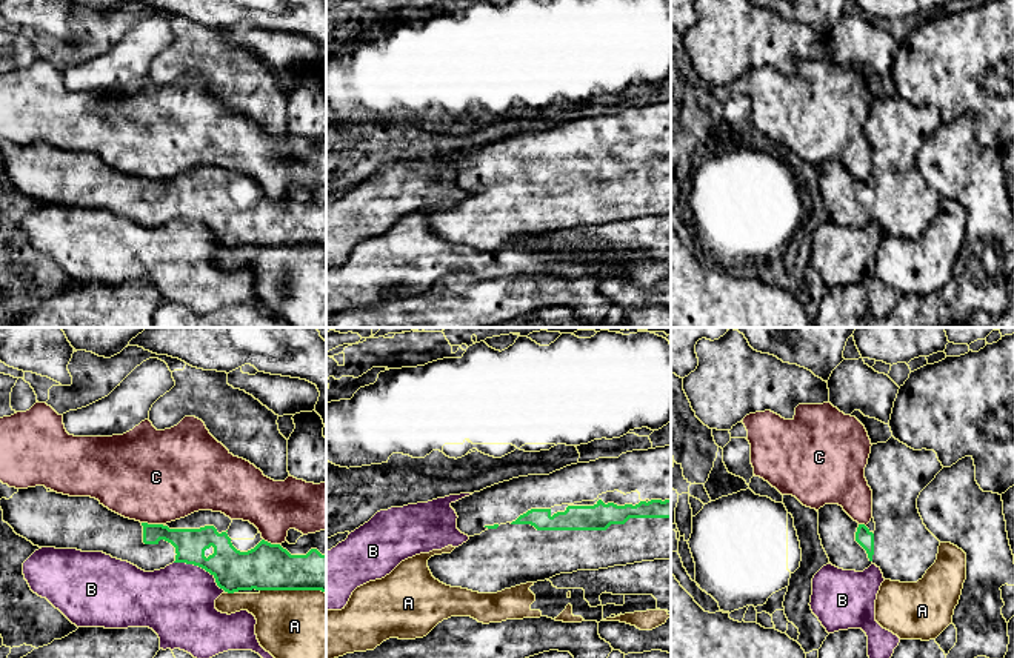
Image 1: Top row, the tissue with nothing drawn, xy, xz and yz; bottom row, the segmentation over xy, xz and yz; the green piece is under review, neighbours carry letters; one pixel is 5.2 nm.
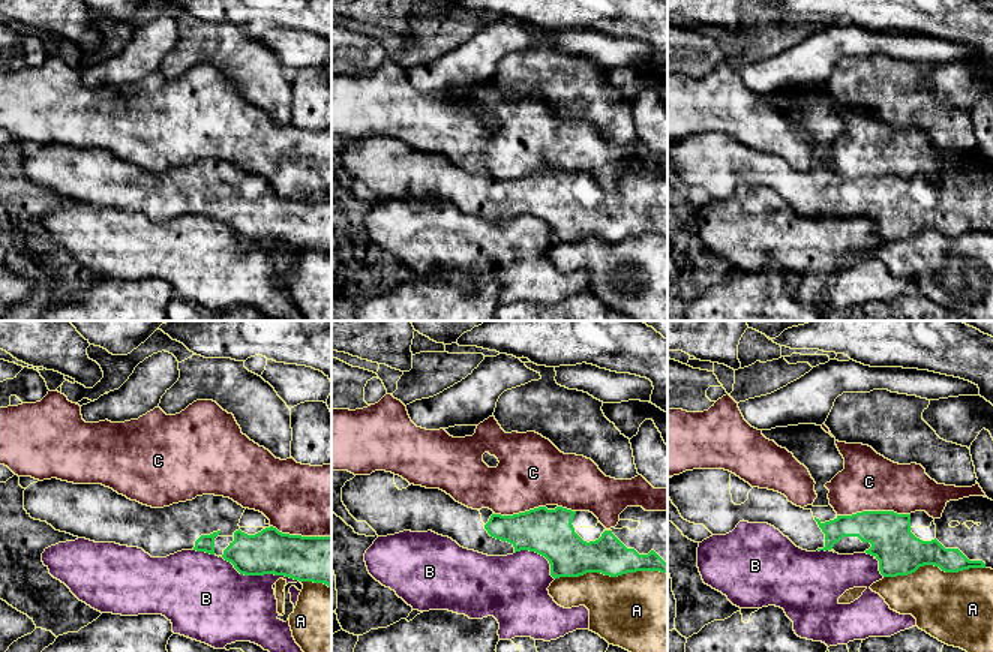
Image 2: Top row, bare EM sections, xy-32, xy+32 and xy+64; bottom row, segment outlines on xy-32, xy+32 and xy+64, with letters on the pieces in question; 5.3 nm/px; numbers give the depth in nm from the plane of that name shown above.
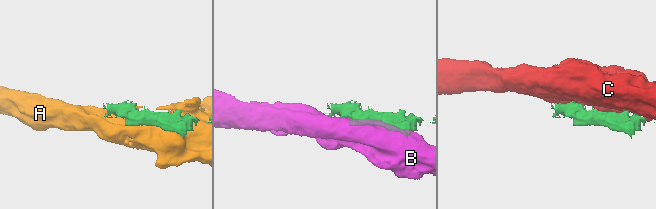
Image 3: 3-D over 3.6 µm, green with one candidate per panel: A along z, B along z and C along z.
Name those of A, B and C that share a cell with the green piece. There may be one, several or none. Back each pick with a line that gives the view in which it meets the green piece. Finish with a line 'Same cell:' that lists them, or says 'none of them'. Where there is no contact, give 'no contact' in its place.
Same cell: none of them

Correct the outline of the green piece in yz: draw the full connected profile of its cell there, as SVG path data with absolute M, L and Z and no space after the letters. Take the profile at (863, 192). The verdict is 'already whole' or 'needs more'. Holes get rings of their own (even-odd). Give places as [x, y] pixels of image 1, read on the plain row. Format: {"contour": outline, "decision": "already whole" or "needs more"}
{"contour": "M891 92L871 101L865 134L872 146L876 186L854 177L842 161L825 160L819 168L819 191L829 218L843 226L863 228L876 220L885 235L917 238L936 218L940 197L926 184L917 164L920 148L943 125L934 106L914 106Z", "decision": "needs more"}

